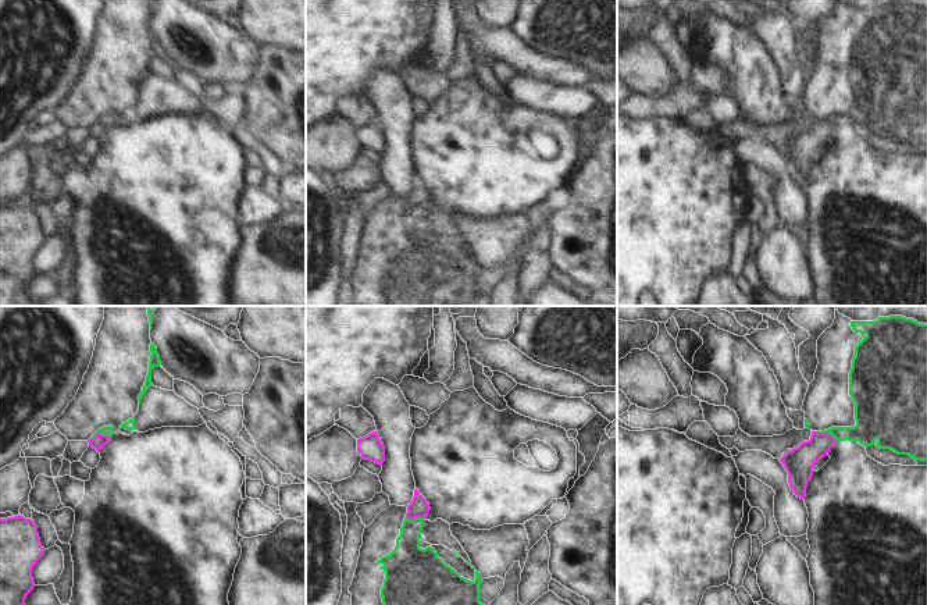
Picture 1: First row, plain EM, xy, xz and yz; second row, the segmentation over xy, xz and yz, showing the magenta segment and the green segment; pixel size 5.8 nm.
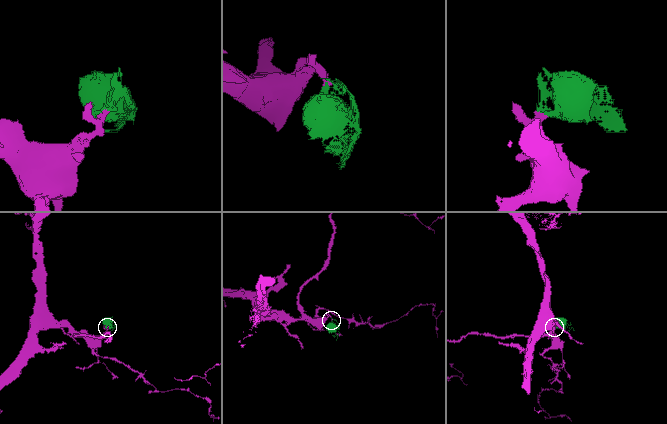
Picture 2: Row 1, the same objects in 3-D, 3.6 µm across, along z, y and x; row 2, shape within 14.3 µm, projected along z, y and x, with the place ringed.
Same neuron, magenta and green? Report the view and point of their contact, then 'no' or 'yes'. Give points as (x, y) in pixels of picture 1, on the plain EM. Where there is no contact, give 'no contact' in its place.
meets magenta in xy at (102, 124); no

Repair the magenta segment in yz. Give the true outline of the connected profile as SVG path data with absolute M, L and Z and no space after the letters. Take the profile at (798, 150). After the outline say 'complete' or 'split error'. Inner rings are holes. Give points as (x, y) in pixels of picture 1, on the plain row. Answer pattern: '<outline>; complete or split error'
M812 120L810 128L788 139L780 150L788 161L788 171L794 182L803 188L807 171L812 168L814 152L824 146L837 128L828 121Z; complete

